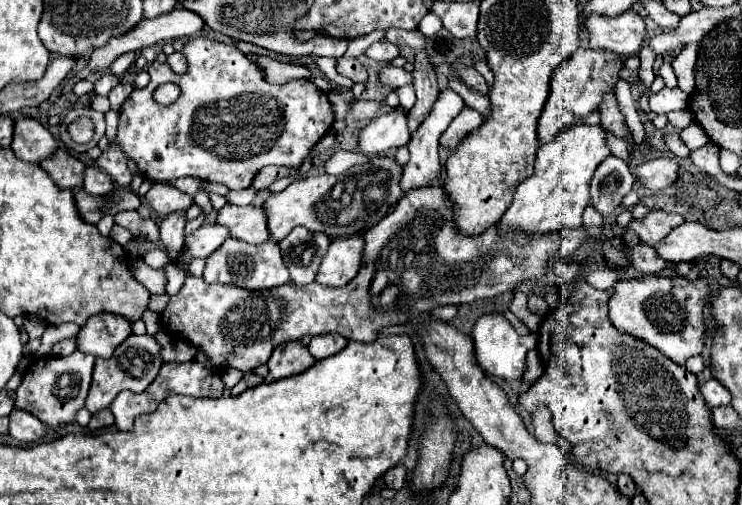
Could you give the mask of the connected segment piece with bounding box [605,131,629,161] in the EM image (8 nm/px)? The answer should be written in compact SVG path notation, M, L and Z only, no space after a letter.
M607 131L607 143L609 143L609 149L611 149L611 153L613 155L617 155L617 157L621 157L623 161L627 161L629 159L629 143L625 143L621 137L615 137L613 133L609 133Z

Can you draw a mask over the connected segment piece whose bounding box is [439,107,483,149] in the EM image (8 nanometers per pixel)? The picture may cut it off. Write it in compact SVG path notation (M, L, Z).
M465 107L453 121L451 125L445 129L445 133L441 135L439 143L447 149L455 149L471 131L475 131L477 127L481 127L483 123L483 117L481 113L477 113L475 109L471 107Z

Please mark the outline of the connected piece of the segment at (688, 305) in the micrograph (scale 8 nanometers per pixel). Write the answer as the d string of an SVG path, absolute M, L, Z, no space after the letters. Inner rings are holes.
M645 275L639 279L619 281L613 289L615 293L609 301L609 317L617 329L653 345L677 365L685 365L689 357L701 355L707 333L703 311L711 295L705 277L689 281L679 275Z

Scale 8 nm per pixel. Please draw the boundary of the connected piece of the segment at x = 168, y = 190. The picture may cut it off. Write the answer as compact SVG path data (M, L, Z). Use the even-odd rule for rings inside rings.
M153 183L145 195L145 203L155 213L165 217L167 213L173 213L177 209L189 209L193 205L193 199L167 183Z

